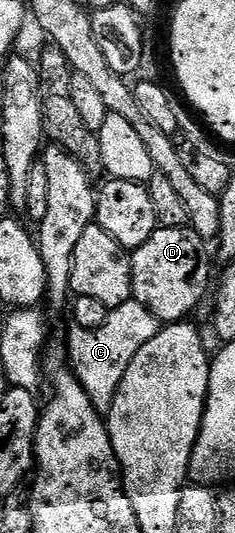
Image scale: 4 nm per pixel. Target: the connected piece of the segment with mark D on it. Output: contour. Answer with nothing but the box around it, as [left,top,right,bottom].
[131,226,212,324]

